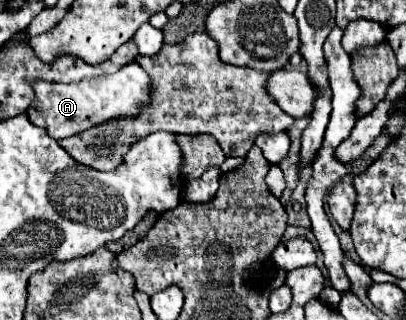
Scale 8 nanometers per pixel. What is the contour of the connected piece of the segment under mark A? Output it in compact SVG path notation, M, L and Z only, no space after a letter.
M136 63L124 65L118 73L102 75L102 77L86 77L86 81L78 83L52 83L38 79L34 81L34 101L30 103L26 115L28 119L46 129L50 137L56 141L72 137L84 129L100 125L114 117L132 117L140 111L140 103L150 101L150 77L146 71Z

